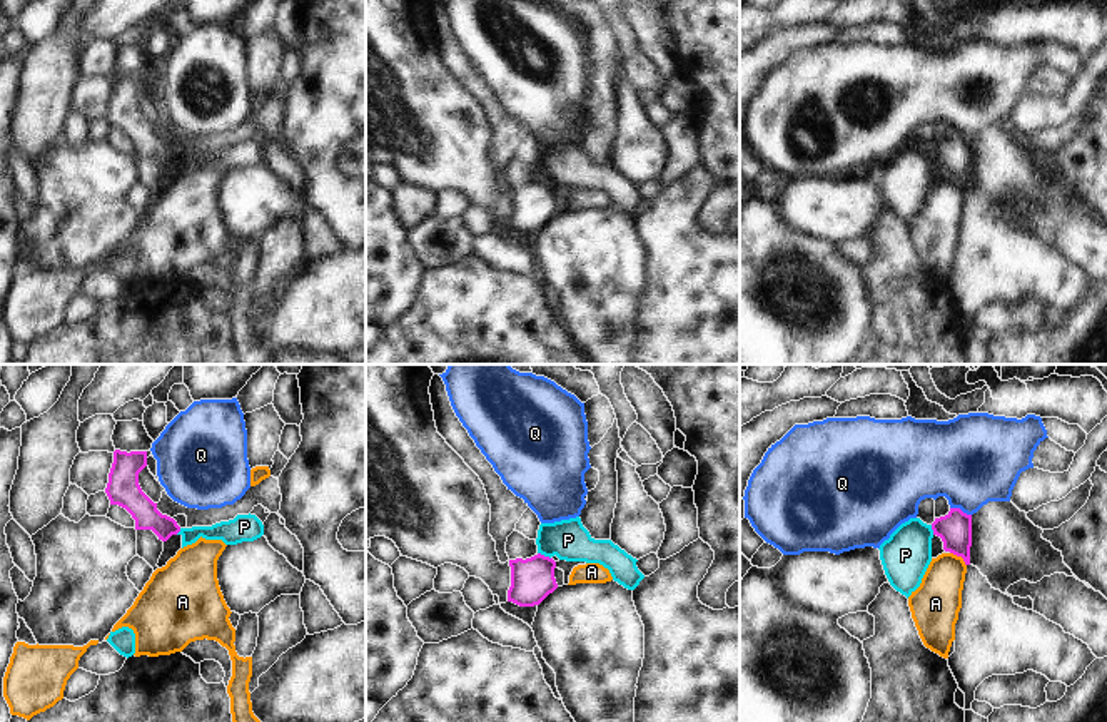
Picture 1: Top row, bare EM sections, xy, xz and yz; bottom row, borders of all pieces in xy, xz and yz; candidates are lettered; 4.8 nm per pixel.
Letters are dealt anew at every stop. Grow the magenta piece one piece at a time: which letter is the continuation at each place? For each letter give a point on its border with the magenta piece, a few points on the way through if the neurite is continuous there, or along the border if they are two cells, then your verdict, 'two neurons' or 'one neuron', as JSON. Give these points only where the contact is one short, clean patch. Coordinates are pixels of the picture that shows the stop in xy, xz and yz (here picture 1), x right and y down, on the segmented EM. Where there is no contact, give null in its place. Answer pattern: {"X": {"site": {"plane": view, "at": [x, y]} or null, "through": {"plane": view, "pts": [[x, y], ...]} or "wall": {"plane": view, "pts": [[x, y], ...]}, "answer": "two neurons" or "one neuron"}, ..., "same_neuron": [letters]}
{"A": {"site": {"plane": "yz", "at": [960, 555]}, "wall": {"plane": "yz", "pts": [[950, 552], [959, 555], [965, 565]]}, "answer": "two neurons"}, "P": {"site": {"plane": "xz", "at": [543, 555]}, "wall": {"plane": "xz", "pts": [[538, 552], [550, 559]]}, "answer": "two neurons"}, "Q": {"site": {"plane": "yz", "at": [959, 508]}, "answer": "two neurons"}, "same_neuron": []}

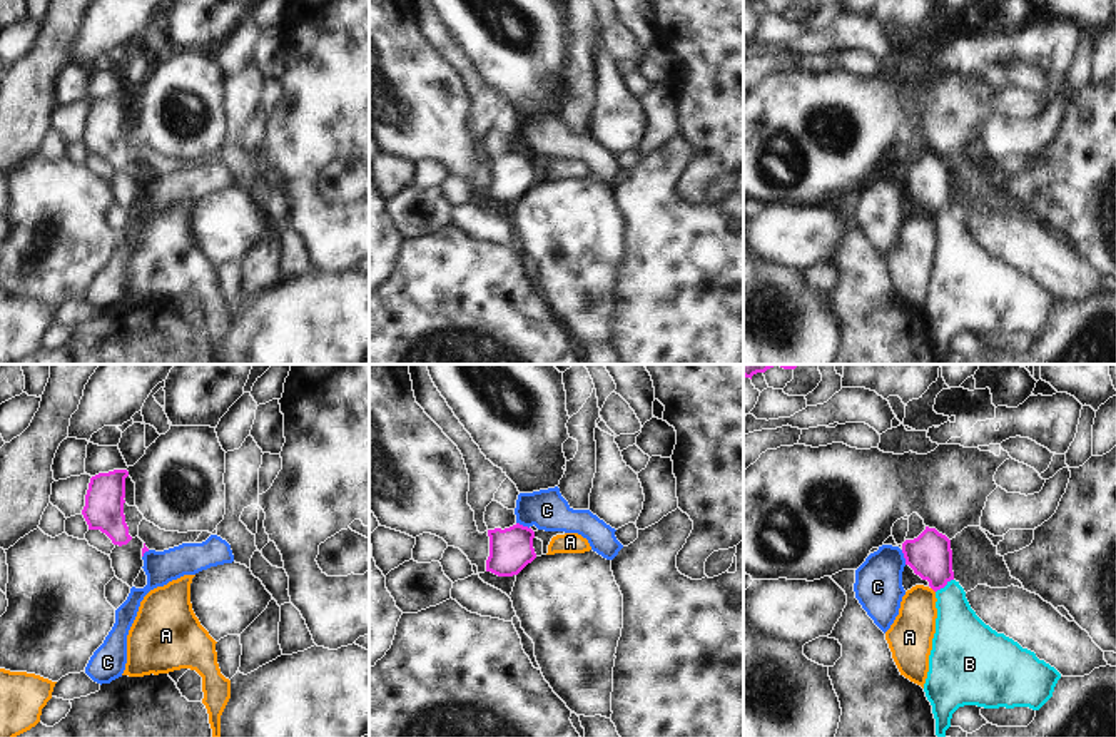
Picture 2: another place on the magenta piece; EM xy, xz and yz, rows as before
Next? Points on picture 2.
{"A": {"site": {"plane": "yz", "at": [933, 589]}, "wall": {"plane": "yz", "pts": [[931, 587], [934, 592]]}, "answer": "two neurons"}, "B": {"site": {"plane": "yz", "at": [944, 585]}, "through": {"plane": "yz", "pts": [[929, 555], [944, 585], [951, 595], [959, 634]]}, "answer": "one neuron"}, "C": {"site": {"plane": "yz", "at": [904, 557]}, "wall": {"plane": "yz", "pts": [[901, 550], [906, 564]]}, "answer": "two neurons"}, "same_neuron": ["B"]}

